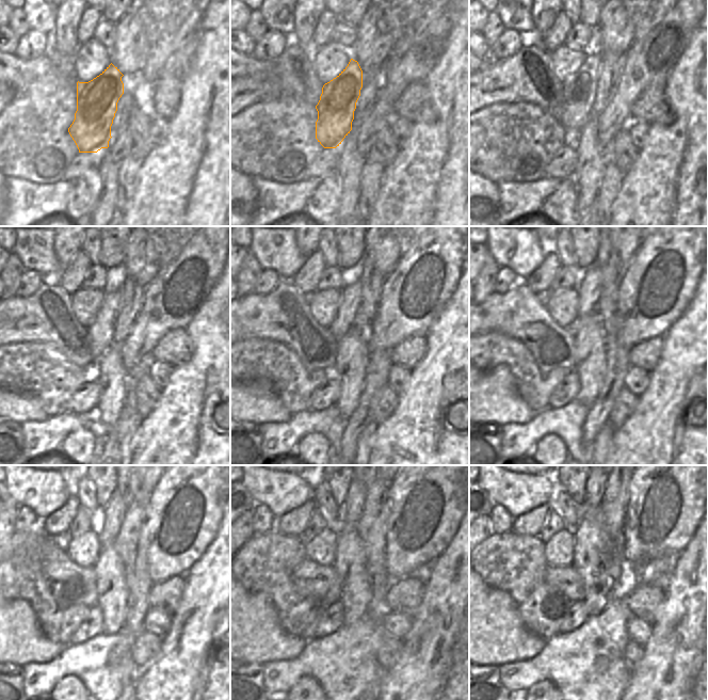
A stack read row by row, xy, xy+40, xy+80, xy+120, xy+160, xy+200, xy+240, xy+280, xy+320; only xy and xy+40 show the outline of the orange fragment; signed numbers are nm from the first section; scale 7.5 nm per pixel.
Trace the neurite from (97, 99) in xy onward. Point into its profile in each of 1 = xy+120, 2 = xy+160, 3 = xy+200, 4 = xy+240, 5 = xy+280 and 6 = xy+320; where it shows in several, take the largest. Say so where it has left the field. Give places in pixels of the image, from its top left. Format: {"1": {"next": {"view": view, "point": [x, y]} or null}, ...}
{"1": {"next": {"view": "xy+120", "point": [100, 333]}}, "2": {"next": {"view": "xy+160", "point": [343, 322]}}, "3": {"next": {"view": "xy+200", "point": [590, 287]}}, "4": {"next": {"view": "xy+240", "point": [112, 514]}}, "5": {"next": {"view": "xy+280", "point": [352, 511]}}, "6": {"next": {"view": "xy+320", "point": [595, 487]}}}

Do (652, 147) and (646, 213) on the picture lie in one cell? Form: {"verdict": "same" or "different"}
{"verdict": "same"}

